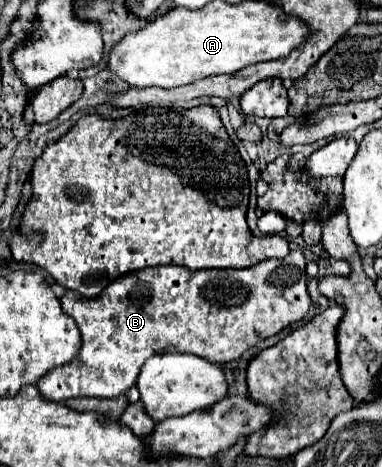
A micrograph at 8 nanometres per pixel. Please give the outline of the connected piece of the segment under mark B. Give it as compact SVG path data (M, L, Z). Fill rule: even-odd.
M291 250L281 260L263 260L247 270L191 272L183 266L143 268L139 272L131 272L115 280L97 298L85 298L79 296L79 292L65 292L65 296L61 298L61 306L65 314L73 316L81 330L81 350L79 358L69 362L65 368L59 366L49 370L37 382L37 388L43 398L53 402L63 402L67 398L77 396L121 396L137 382L141 366L153 354L187 352L211 360L215 364L229 364L233 360L239 360L243 352L247 352L259 340L265 340L281 332L291 322L301 320L311 306L311 298L307 292L305 256L301 250Z

